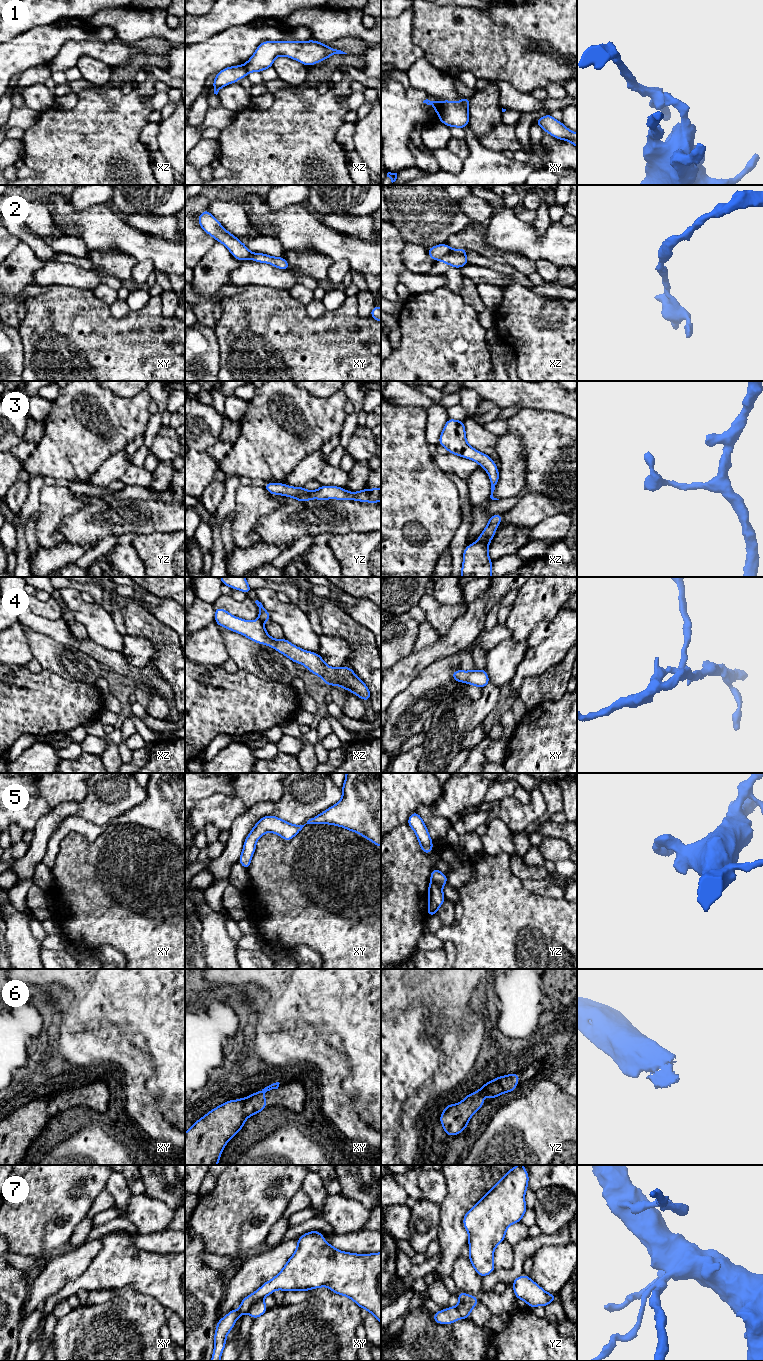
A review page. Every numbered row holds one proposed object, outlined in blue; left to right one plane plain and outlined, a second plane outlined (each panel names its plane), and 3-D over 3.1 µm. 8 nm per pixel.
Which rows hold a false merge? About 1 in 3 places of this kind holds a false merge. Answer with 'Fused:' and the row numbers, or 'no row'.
Fused: 1, 2, 7

